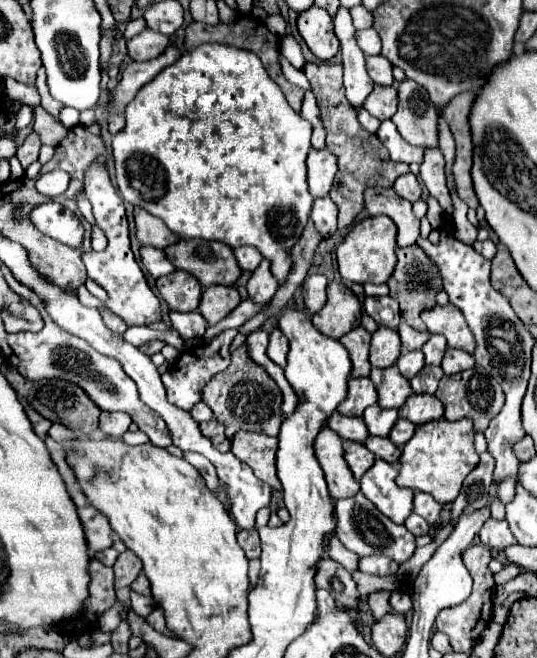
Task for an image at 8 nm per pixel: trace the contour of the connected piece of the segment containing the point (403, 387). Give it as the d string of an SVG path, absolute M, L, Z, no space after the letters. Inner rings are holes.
M395 365L389 369L373 369L369 377L377 389L377 405L381 409L399 409L411 395L409 381L399 373Z

